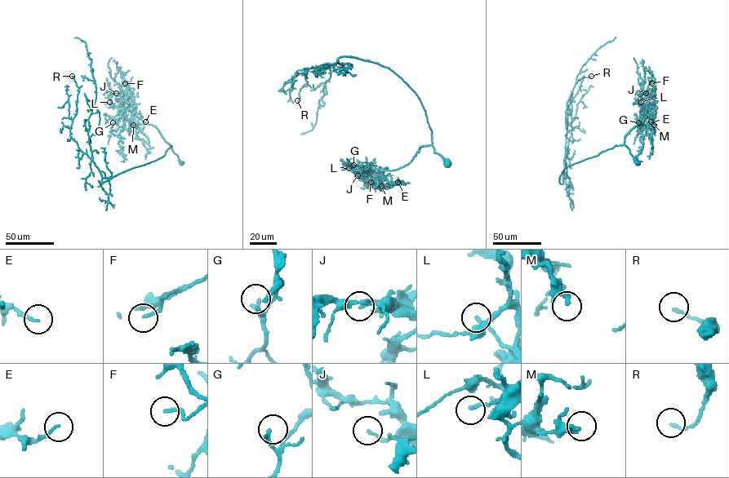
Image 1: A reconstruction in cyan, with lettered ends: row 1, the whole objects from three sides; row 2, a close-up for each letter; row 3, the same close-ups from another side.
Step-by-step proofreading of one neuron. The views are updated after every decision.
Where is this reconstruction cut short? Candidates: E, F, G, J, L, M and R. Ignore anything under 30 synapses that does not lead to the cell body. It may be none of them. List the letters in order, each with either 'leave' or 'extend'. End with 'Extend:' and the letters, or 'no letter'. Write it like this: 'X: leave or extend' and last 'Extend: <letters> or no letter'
E: leave
F: leave
G: leave
J: leave
L: leave
M: leave
R: leave
Extend: no letter

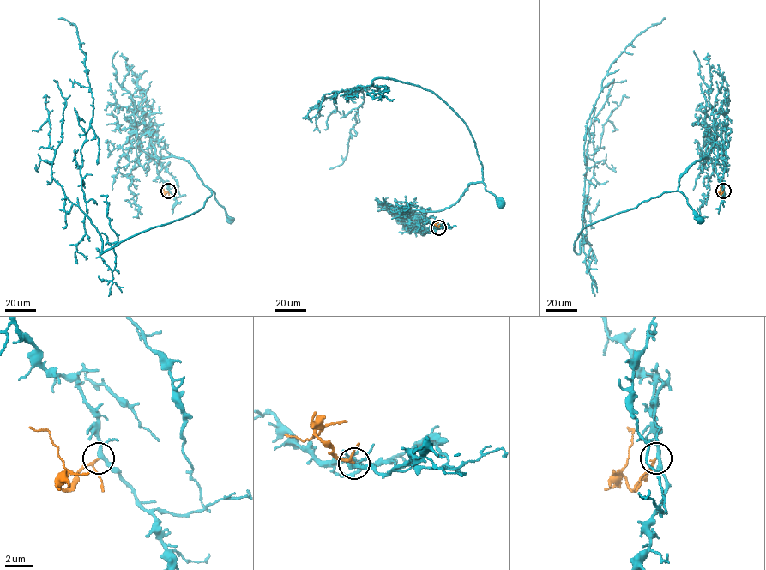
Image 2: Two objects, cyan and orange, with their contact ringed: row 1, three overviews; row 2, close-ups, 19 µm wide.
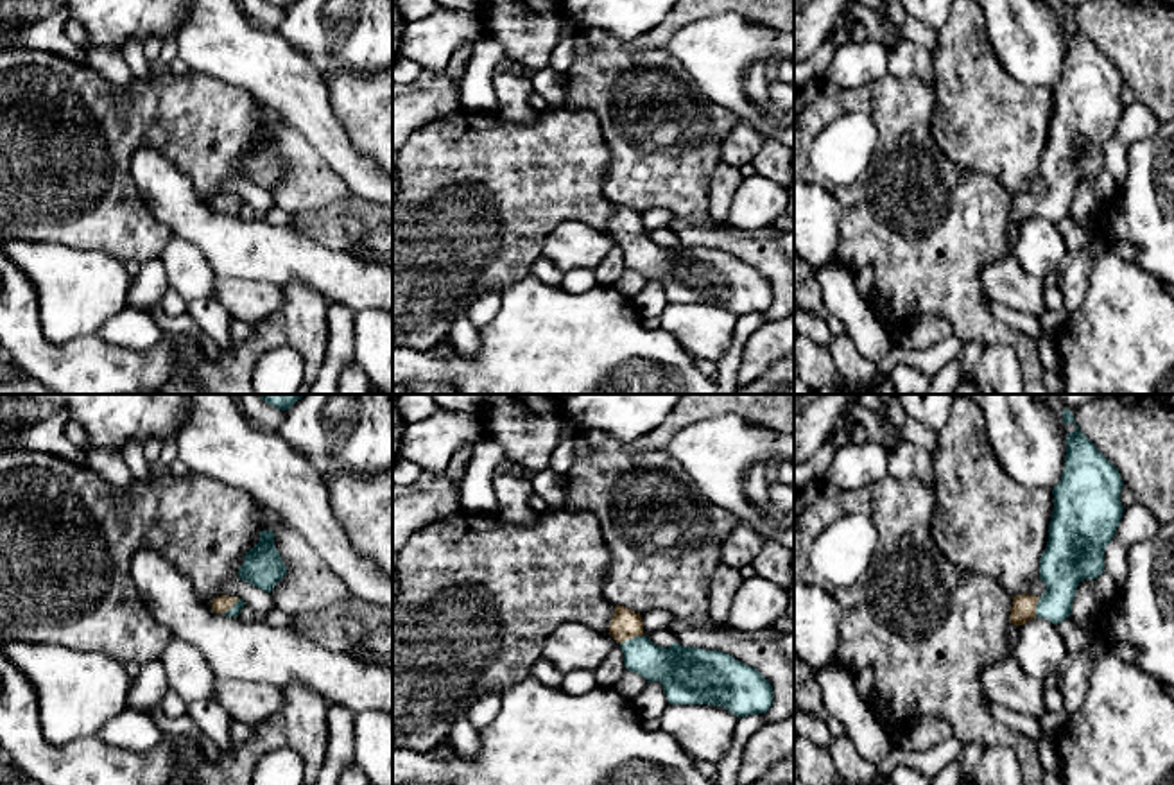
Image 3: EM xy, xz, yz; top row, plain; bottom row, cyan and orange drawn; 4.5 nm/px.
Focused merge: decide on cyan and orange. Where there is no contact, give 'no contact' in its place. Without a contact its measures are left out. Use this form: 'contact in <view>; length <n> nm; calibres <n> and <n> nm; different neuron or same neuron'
contact in xz; length 110 nm; calibres 200 and 140 nm; same neuron

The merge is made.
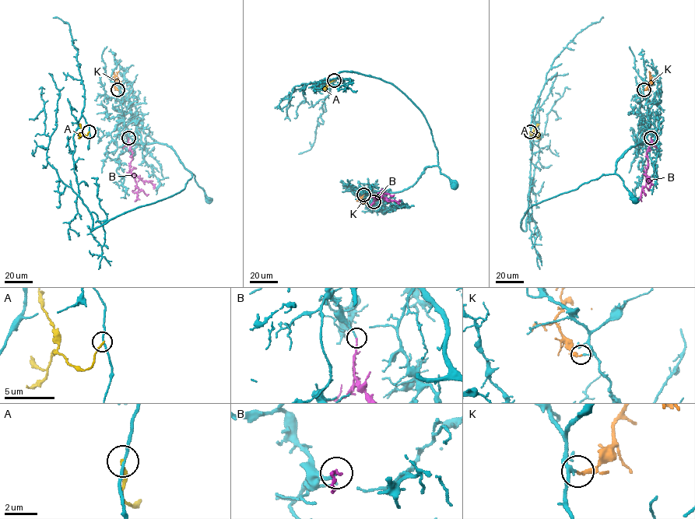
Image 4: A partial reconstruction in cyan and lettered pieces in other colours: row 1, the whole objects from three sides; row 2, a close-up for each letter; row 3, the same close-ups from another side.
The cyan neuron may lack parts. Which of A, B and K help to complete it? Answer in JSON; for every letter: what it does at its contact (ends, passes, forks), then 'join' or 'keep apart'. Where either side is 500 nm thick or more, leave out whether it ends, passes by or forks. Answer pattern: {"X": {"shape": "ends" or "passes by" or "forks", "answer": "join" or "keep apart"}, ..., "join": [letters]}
{"A": {"shape": "ends", "answer": "keep apart"}, "B": {"shape": "ends", "answer": "join"}, "K": {"shape": "ends", "answer": "join"}, "join": ["B", "K"]}

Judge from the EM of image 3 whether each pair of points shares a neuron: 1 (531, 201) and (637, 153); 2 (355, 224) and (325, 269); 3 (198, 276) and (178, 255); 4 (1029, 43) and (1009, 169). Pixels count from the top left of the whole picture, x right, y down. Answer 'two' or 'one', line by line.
1: two
2: two
3: one
4: two

